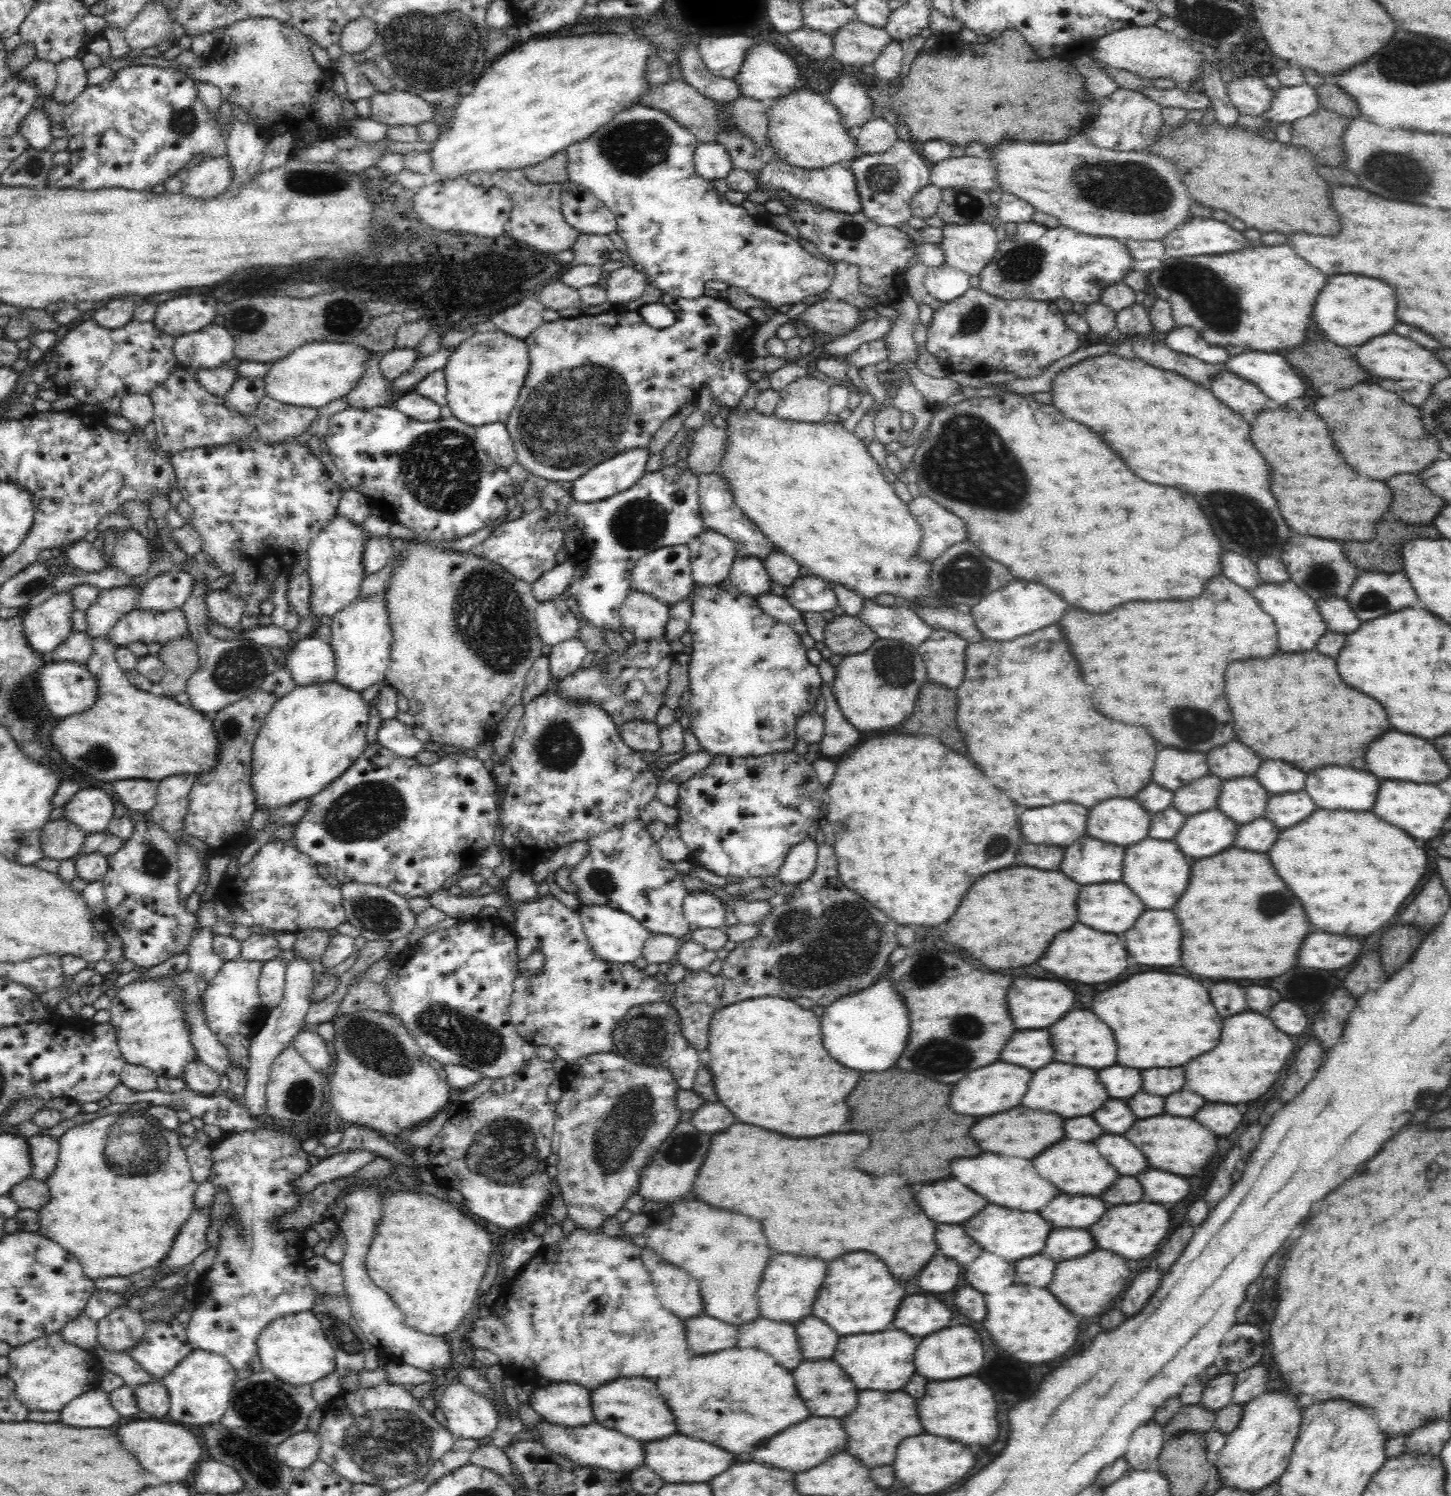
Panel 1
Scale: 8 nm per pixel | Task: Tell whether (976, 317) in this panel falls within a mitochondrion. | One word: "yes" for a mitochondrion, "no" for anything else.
yes

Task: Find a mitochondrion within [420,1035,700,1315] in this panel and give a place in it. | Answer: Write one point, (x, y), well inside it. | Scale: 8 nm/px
(613, 1145)

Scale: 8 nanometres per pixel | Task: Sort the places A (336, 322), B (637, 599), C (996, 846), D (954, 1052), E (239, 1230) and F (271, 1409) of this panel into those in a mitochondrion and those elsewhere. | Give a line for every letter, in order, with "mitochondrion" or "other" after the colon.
A: mitochondrion
B: other
C: mitochondrion
D: mitochondrion
E: mitochondrion
F: mitochondrion

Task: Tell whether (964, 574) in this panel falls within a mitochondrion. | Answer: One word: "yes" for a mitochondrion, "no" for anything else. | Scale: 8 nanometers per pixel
yes

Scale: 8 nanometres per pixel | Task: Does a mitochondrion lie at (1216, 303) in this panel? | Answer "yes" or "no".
yes

